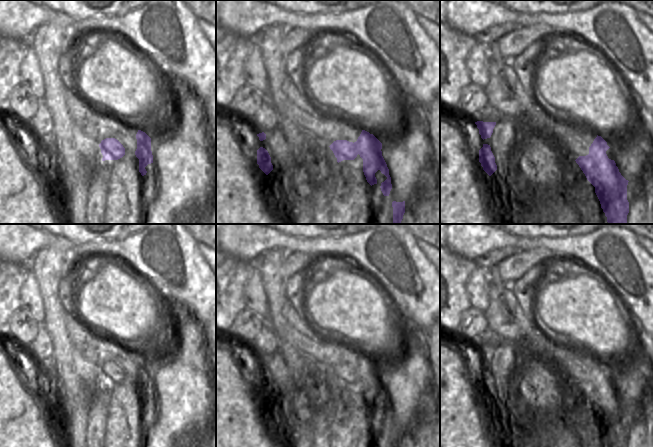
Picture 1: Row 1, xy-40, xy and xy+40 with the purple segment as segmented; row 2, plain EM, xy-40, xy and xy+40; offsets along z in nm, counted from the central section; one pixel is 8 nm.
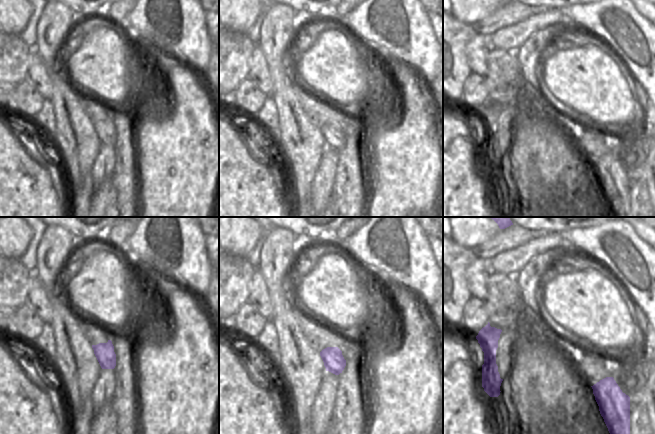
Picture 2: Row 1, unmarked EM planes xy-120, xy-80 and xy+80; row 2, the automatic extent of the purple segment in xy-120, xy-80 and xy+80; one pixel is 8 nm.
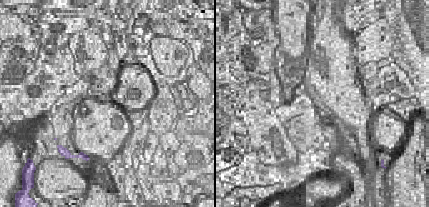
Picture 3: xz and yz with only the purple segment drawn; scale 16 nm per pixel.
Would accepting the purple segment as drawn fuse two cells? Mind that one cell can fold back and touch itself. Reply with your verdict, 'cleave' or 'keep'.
cleave

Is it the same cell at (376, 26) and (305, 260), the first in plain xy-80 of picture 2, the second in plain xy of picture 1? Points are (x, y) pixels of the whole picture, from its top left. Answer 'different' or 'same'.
different

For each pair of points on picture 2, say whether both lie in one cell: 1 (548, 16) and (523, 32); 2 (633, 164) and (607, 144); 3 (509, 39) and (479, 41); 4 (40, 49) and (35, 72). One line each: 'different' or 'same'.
1: same
2: same
3: different
4: different

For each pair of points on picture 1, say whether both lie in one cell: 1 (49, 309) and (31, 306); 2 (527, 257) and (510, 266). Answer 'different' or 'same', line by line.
1: different
2: same

